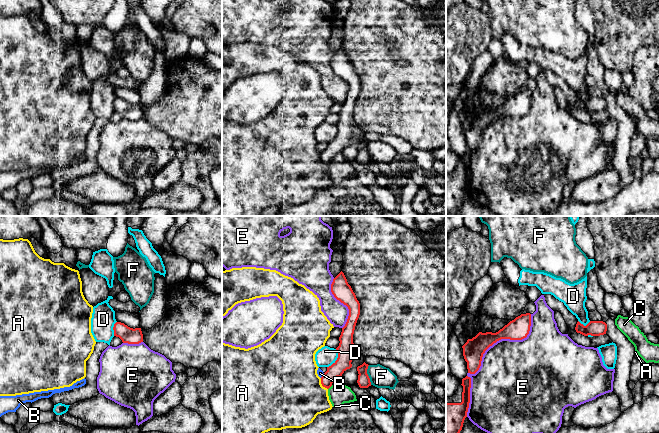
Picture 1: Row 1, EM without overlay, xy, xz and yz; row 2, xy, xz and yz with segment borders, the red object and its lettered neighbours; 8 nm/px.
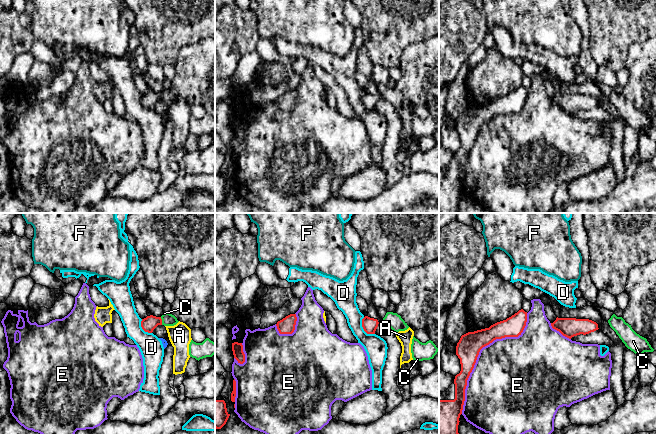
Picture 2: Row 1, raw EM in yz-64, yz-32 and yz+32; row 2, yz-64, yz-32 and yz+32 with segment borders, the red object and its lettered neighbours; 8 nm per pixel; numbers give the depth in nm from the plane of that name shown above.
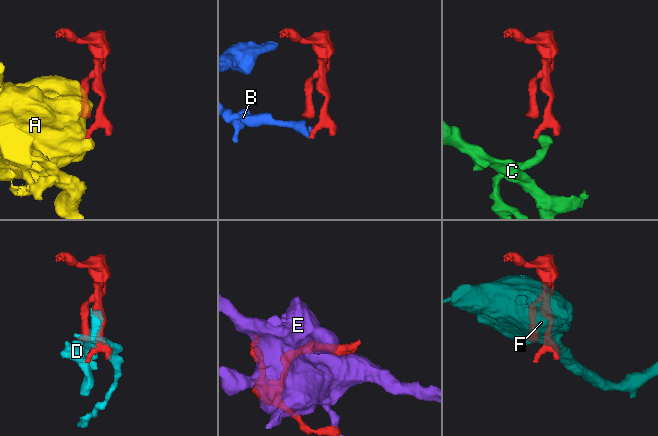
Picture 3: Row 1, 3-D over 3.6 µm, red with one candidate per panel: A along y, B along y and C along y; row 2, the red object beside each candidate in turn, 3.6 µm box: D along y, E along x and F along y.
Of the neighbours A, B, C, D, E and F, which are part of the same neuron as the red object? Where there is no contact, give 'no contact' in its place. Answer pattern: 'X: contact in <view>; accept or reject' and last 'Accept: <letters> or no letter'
A: contact in xz; reject
B: contact in xz; reject
C: contact in xz; reject
D: contact in xz; reject
E: contact in yz; reject
F: contact in xz; reject
Accept: no letter

